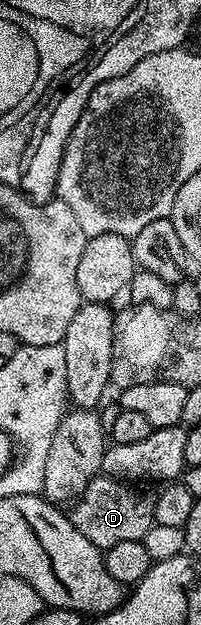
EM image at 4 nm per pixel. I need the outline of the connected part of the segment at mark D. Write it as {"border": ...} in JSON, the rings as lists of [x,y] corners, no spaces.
{"border":[[[105,474],[95,476],[92,482],[88,482],[84,494],[73,501],[68,512],[70,521],[74,523],[76,530],[80,530],[80,534],[84,534],[88,538],[88,542],[92,542],[96,547],[103,550],[116,546],[116,542],[141,540],[147,530],[155,524],[154,500],[151,497],[141,496],[134,488],[137,487],[121,480],[114,480],[111,476]]]}

